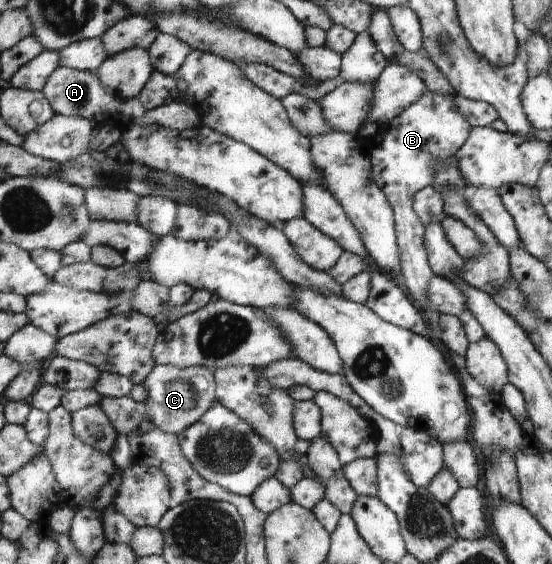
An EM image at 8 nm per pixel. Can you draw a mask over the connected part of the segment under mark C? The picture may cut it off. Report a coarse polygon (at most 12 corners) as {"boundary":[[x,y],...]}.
{"boundary":[[159,365],[141,383],[154,428],[178,435],[215,403],[204,366]]}

